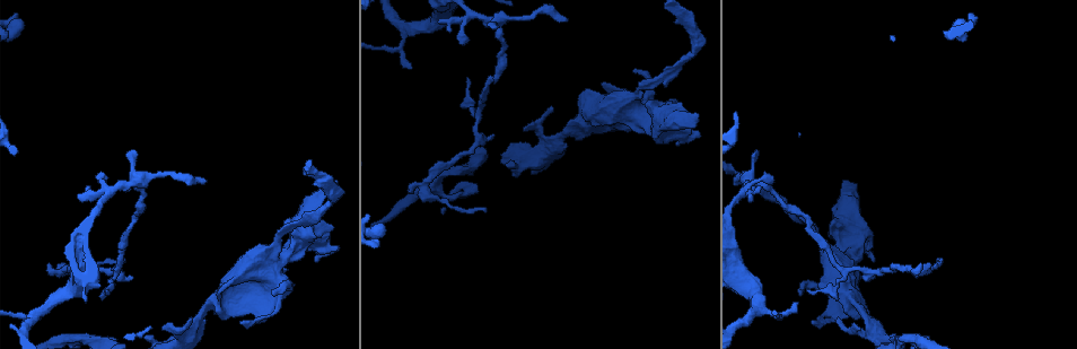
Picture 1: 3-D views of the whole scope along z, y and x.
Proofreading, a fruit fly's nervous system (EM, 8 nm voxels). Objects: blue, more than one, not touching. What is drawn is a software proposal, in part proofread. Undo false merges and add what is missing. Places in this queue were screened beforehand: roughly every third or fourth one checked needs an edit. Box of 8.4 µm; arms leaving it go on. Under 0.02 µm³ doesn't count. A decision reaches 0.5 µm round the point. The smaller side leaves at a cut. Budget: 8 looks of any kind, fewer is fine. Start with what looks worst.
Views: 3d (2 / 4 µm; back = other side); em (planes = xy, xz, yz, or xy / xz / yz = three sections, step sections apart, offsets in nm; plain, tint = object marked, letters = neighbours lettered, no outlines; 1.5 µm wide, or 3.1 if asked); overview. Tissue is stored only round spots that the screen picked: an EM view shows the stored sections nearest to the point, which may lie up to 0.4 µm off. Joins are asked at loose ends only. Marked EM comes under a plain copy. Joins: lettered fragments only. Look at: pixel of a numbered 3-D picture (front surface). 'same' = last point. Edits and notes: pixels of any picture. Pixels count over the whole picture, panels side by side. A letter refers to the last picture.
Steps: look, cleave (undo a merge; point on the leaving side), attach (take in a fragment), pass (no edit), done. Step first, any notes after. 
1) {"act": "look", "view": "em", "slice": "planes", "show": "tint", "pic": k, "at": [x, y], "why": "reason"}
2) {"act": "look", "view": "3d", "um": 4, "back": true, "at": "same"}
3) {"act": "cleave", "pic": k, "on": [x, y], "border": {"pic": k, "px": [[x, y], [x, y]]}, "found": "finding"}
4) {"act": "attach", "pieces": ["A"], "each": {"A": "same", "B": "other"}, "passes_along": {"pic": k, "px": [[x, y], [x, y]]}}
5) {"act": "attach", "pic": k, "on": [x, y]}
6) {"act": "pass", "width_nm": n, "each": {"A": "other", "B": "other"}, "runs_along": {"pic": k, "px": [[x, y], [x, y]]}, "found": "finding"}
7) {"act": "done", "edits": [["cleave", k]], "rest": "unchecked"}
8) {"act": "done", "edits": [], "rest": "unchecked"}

{"act": "look", "view": "3d", "um": 2, "pic": 1, "at": [843, 181], "why": "thick end"}

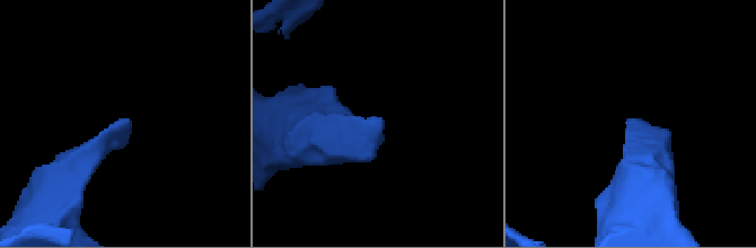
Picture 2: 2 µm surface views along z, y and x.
{"act": "look", "view": "em", "slice": "planes", "show": "tint", "pic": 2, "at": [632, 120]}

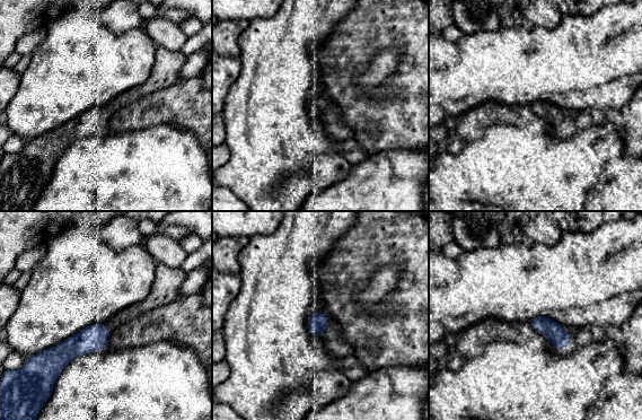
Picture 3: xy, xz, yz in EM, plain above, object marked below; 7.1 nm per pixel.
{"act": "look", "view": "em", "slice": "planes", "show": "letters", "at": "same", "why": "see the neighbours"}

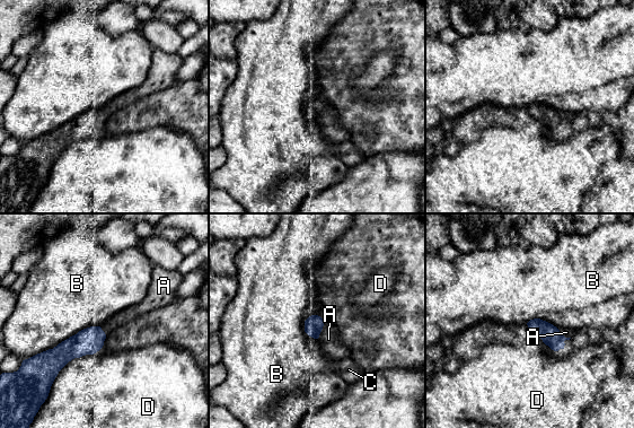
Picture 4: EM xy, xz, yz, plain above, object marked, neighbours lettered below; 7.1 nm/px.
{"act": "attach", "pic": 4, "on": [328, 339], "longest_contact_nm": ["B", 550], "each": {"A": "same", "B": "other", "C": "other", "D": "other"}, "found": "the neuron continues"}

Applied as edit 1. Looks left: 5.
{"act": "look", "view": "overview", "why": "see it whole again"}

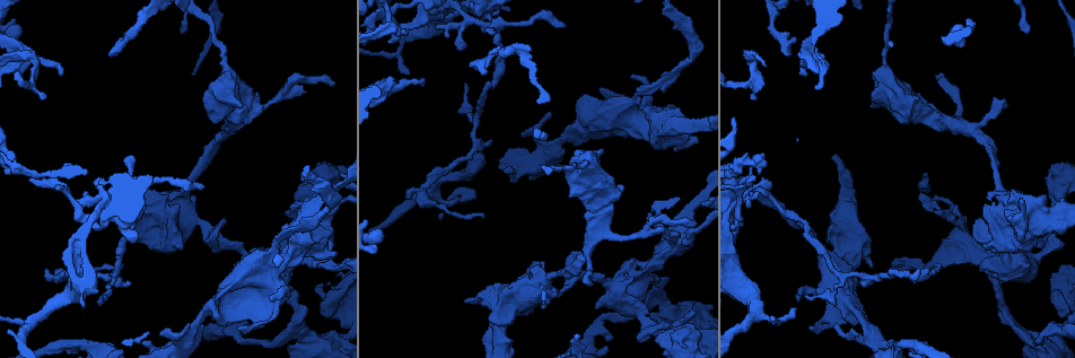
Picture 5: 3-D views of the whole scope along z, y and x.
{"act": "look", "view": "em", "slice": "xz", "step": 4, "show": "tint", "pic": 5, "at": [116, 53]}

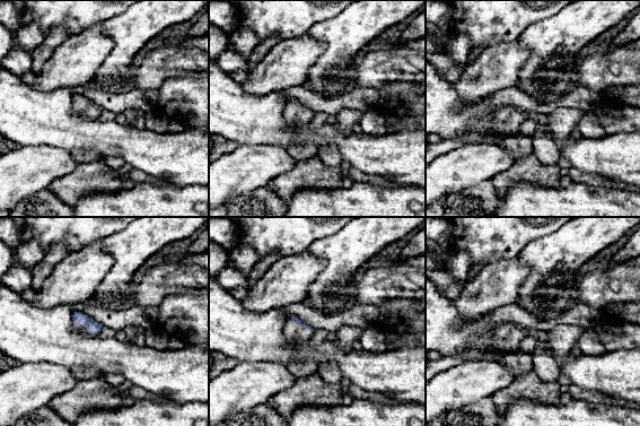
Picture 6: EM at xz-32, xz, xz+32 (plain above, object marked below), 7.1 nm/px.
{"act": "look", "view": "em", "slice": "yz", "step": 8, "show": "letters", "at": "same"}

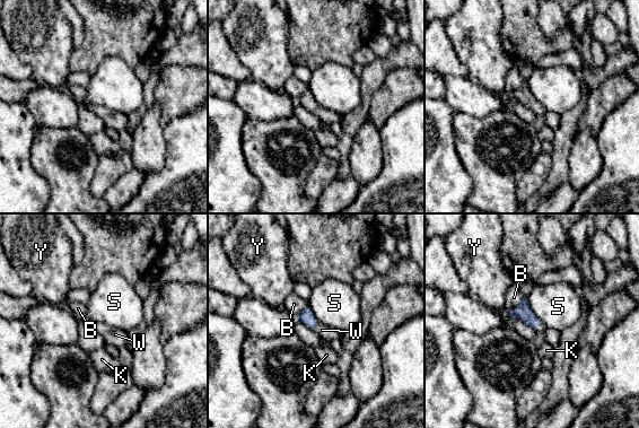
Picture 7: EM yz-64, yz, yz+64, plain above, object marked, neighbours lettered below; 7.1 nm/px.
{"act": "attach", "pic": 7, "on": [327, 333], "each": {"B": "other", "K": "other", "S": "other", "W": "same", "Y": "other"}, "passes_along": {"pic": 7, "px": [[307, 317], [315, 324], [327, 333]]}, "found": "the neuron continues"}

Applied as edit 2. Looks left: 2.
{"act": "look", "view": "em", "slice": "xz", "step": 4, "show": "letters", "pic": 5, "at": [284, 277], "why": "stops while still wide"}

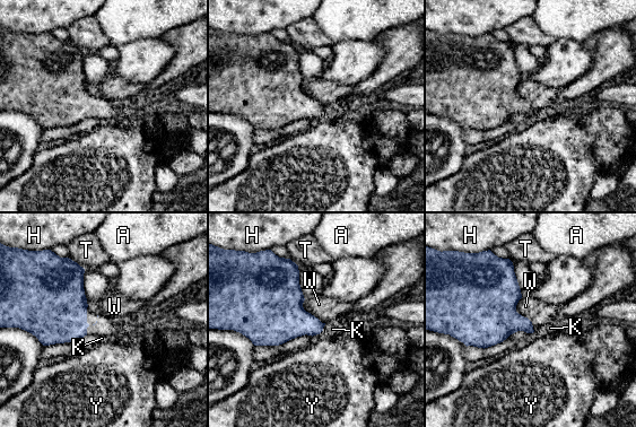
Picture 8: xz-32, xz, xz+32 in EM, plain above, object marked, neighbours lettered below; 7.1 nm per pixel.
{"act": "look", "view": "em", "slice": "planes", "show": "letters", "at": "same", "why": "another direction"}

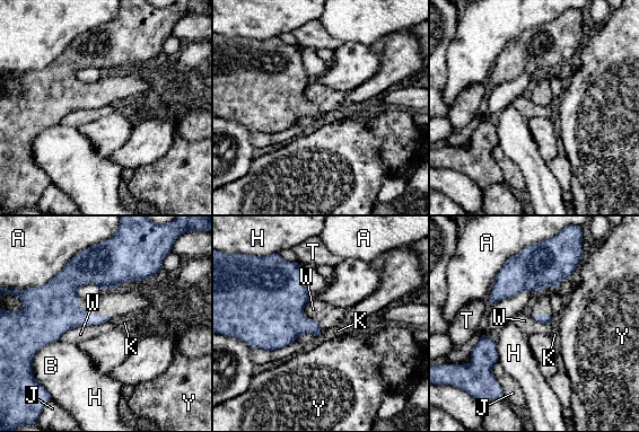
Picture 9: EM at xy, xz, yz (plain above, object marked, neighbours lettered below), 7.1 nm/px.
{"act": "pass", "each": {"A": "other", "B": "other", "H": "other", "J": "other", "K": "other", "T": "other", "W": "other", "Y": "other"}, "runs_along": {"pic": 9, "px": [[147, 273], [85, 272], [35, 328]]}, "found": "none of them fits"}

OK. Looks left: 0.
{"act": "done", "edits": [["attach", 4], ["attach", 7]], "rest": "unchecked"}

